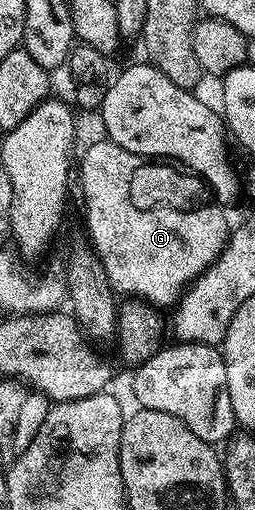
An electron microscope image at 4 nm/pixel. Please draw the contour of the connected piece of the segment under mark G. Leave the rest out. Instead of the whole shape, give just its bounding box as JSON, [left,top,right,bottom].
[77,141,228,308]

